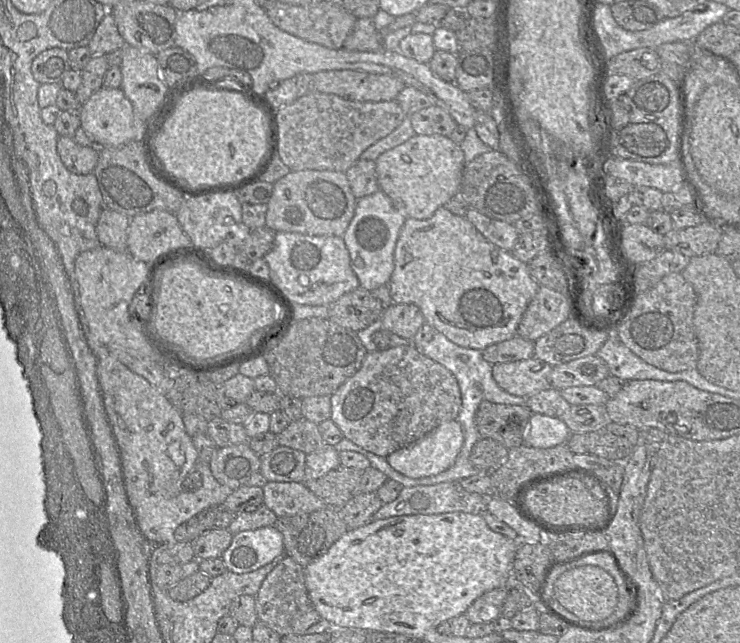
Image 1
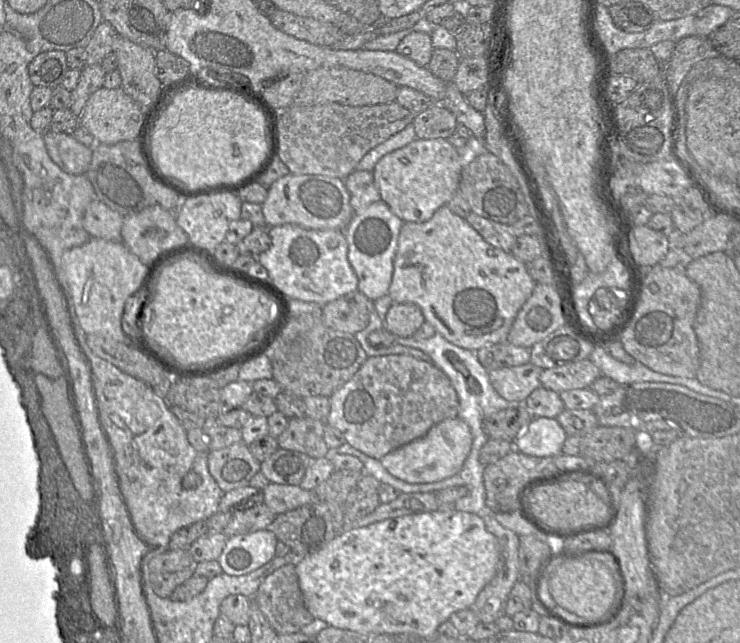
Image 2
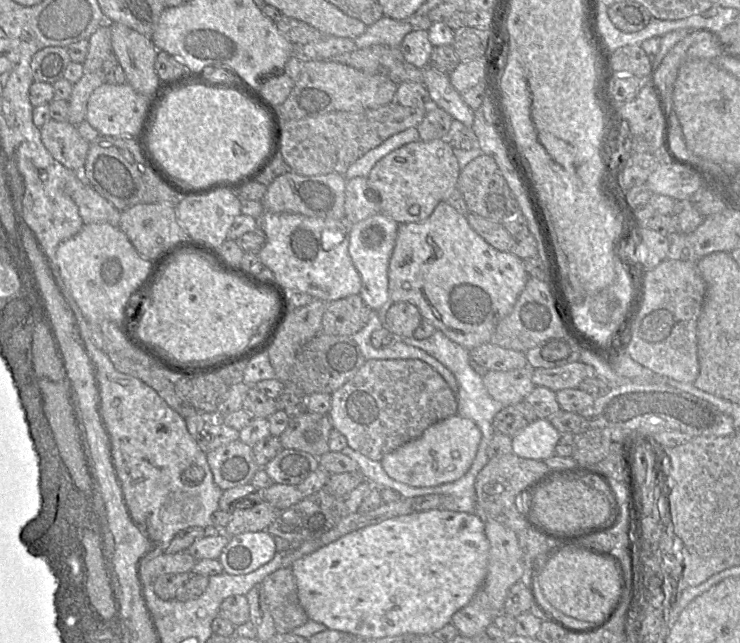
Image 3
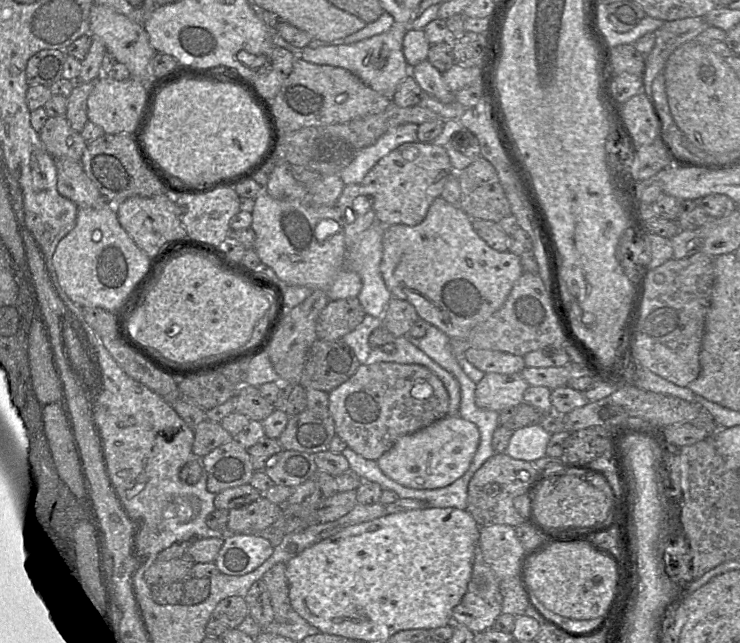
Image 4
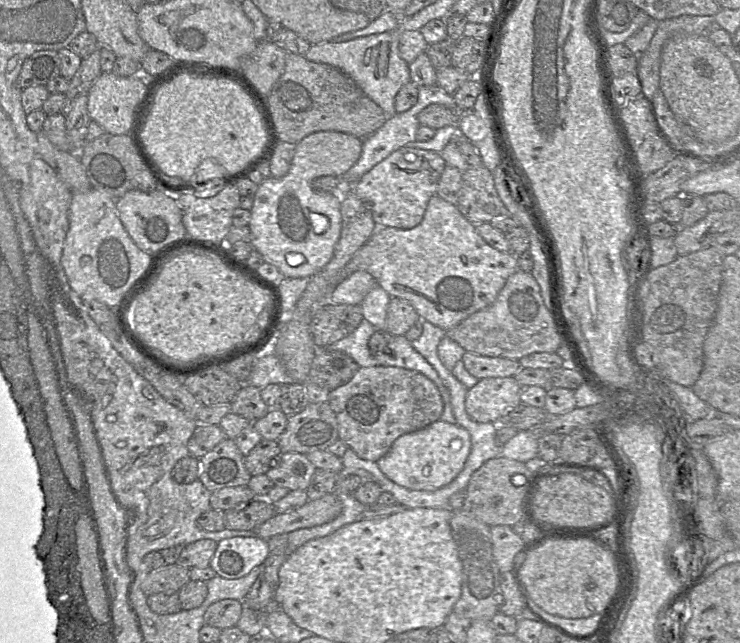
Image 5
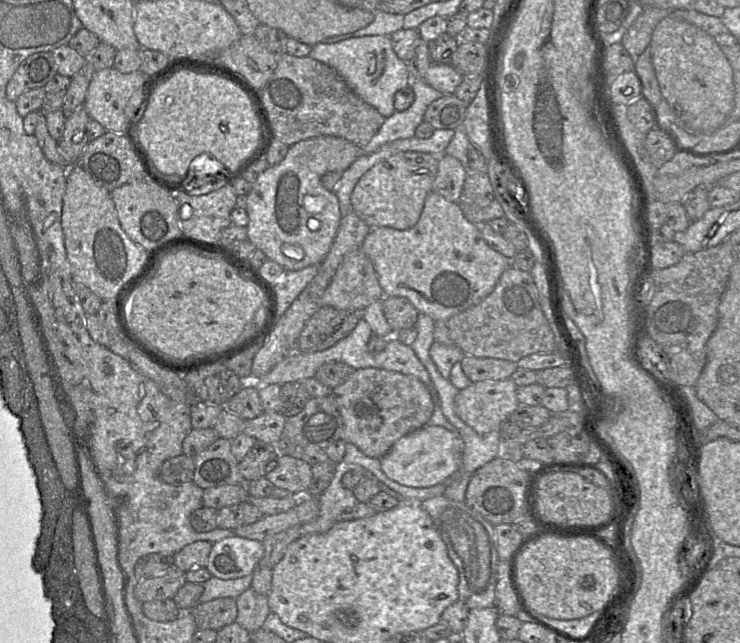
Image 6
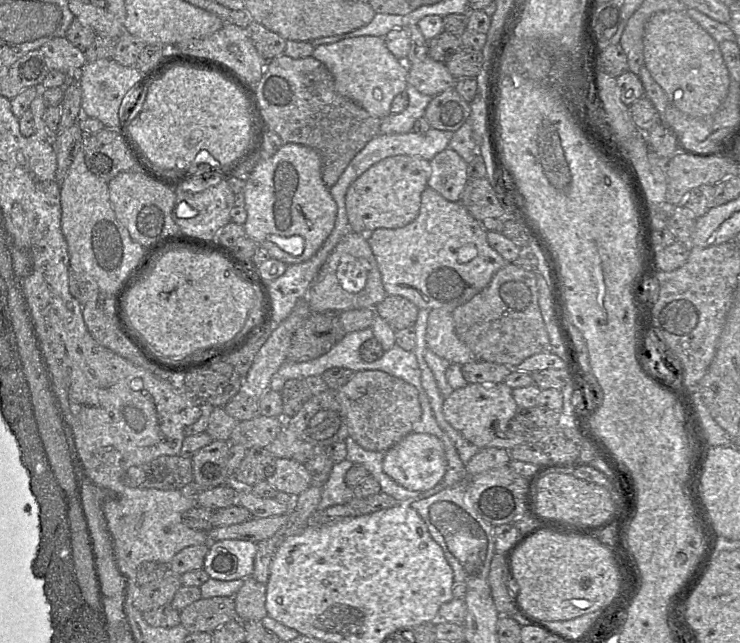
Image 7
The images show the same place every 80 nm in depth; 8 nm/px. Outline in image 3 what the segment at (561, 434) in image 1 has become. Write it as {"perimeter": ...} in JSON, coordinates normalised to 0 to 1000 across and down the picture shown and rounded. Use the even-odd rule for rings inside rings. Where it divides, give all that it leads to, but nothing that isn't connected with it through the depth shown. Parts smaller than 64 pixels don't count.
{"perimeter":[[[726,650],[692,681],[692,703],[701,711],[736,717],[750,706],[758,673],[739,650]]]}

